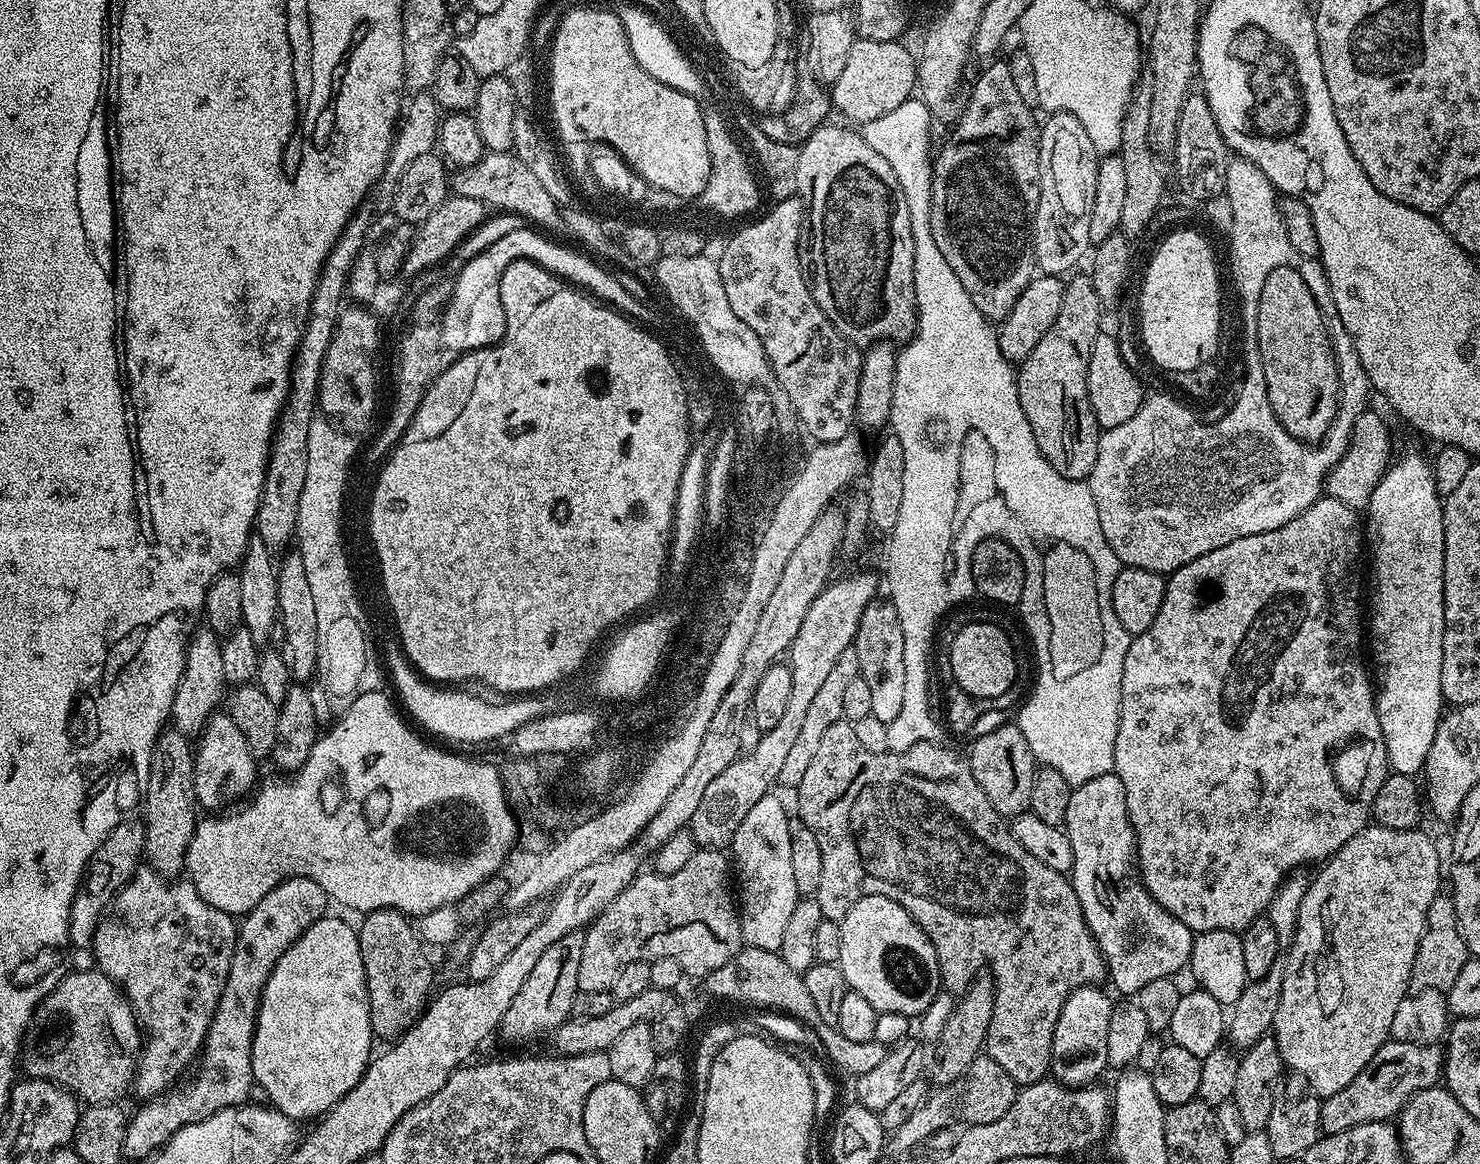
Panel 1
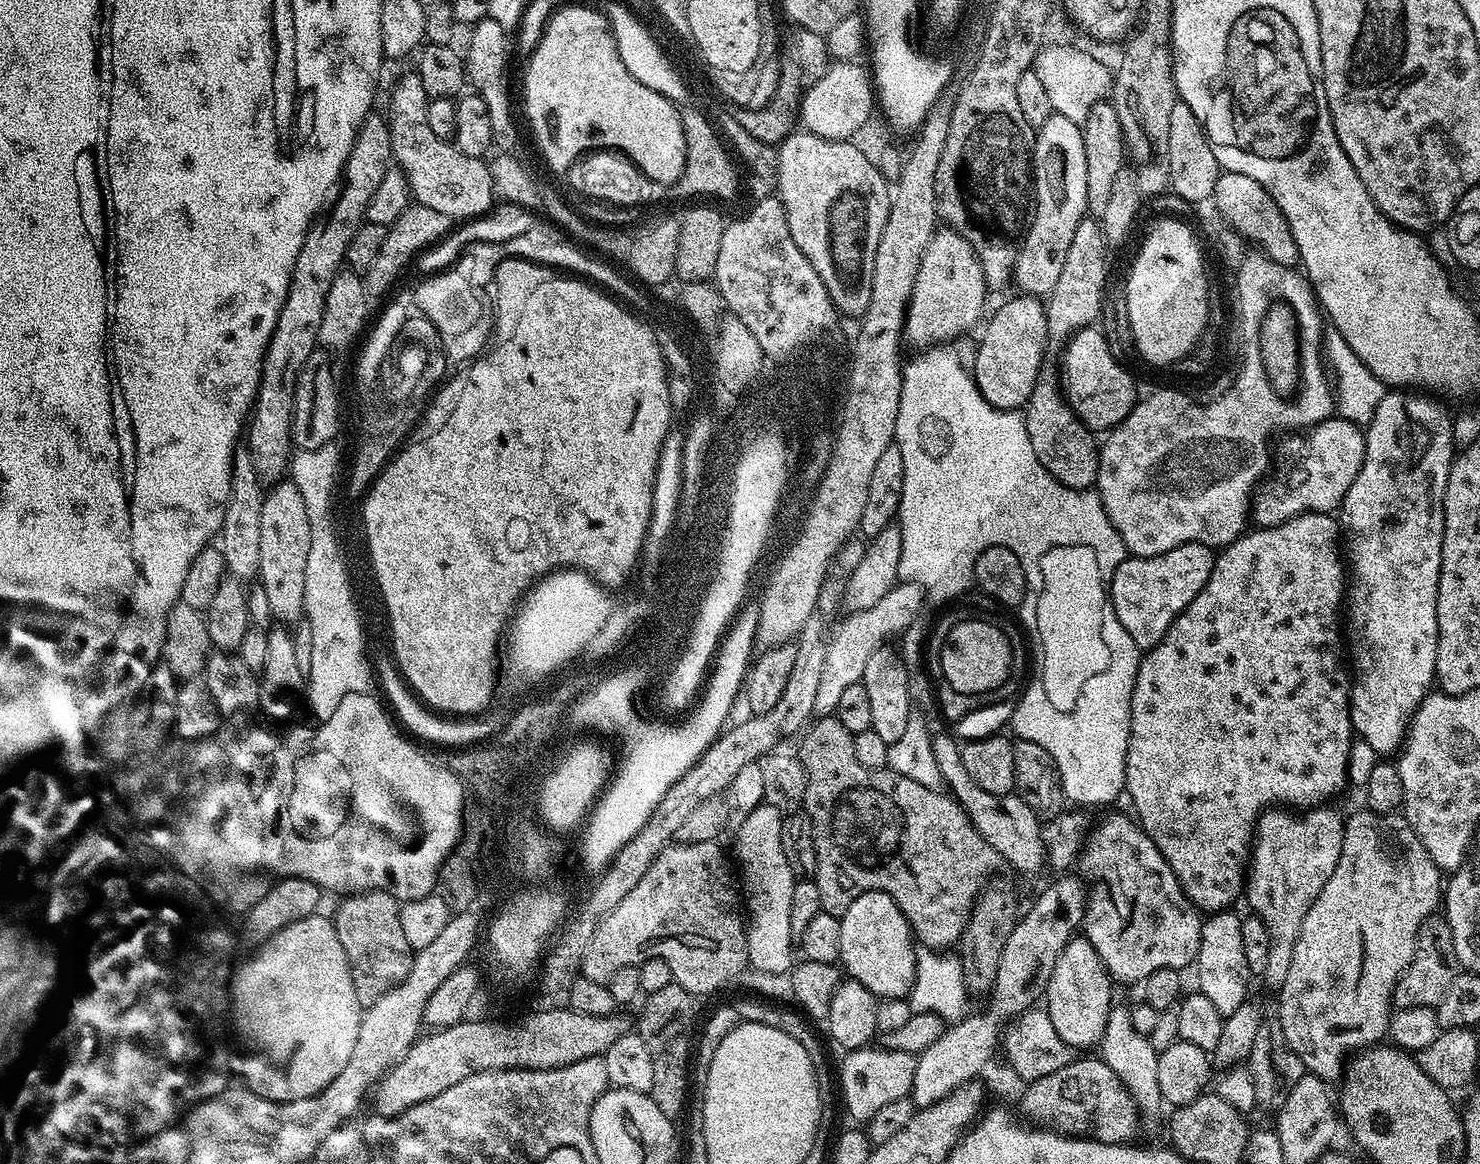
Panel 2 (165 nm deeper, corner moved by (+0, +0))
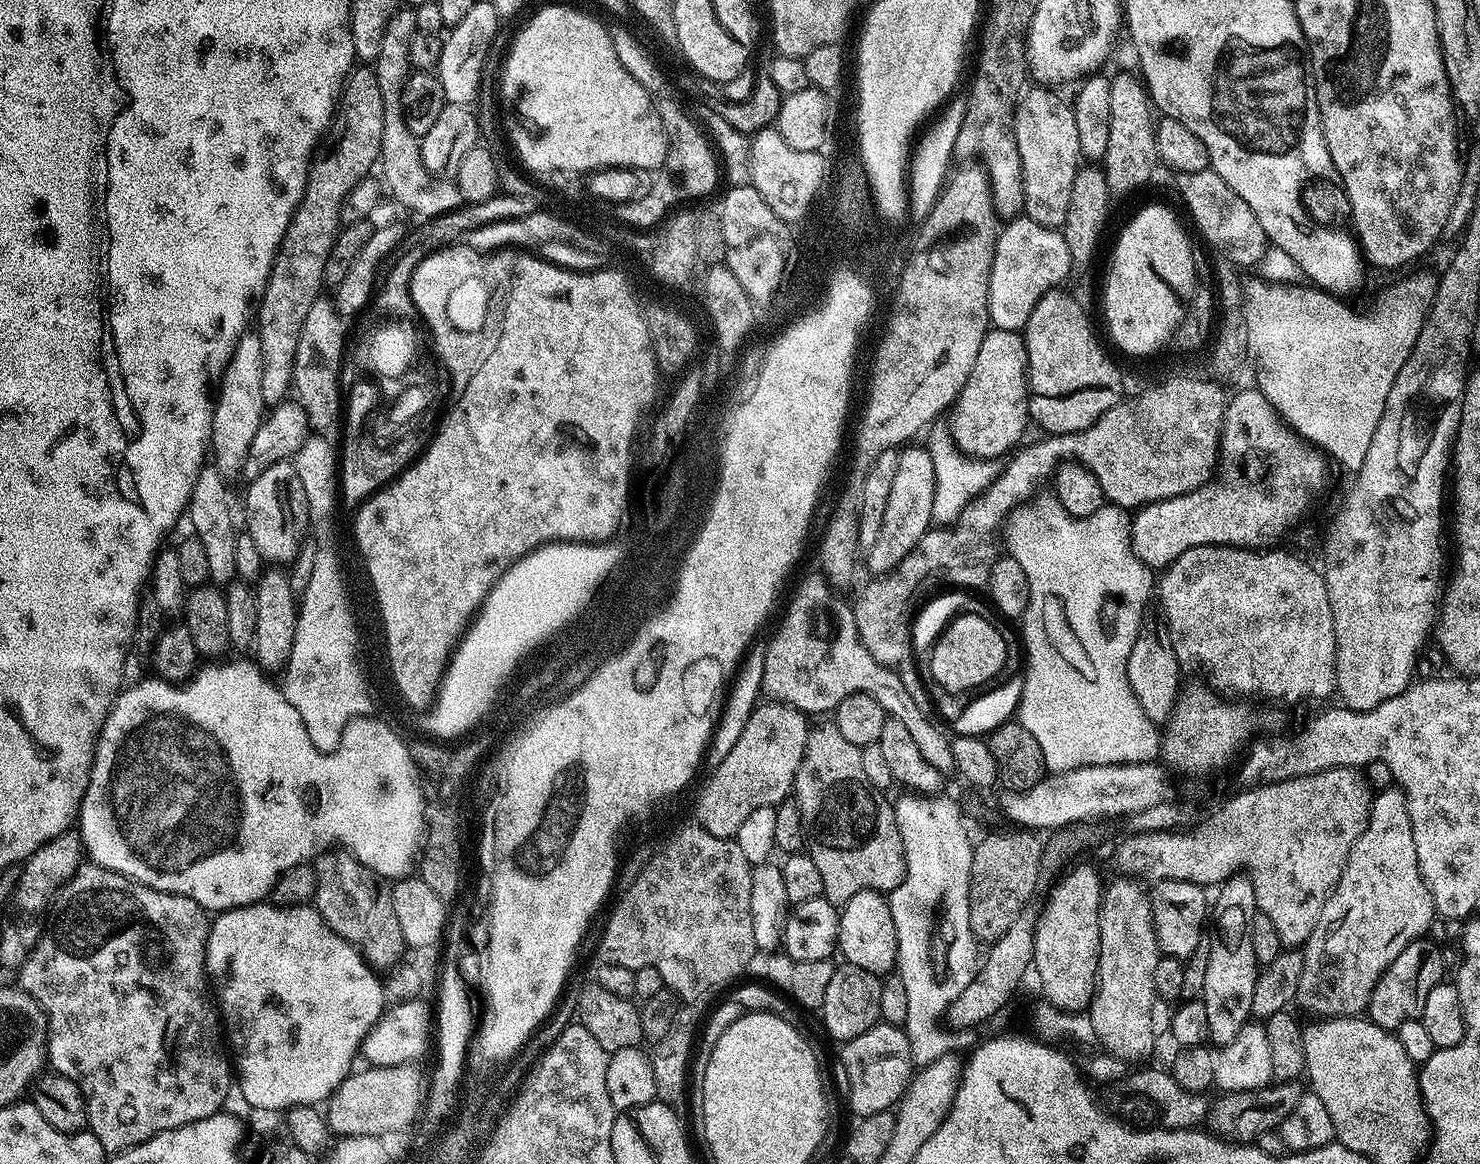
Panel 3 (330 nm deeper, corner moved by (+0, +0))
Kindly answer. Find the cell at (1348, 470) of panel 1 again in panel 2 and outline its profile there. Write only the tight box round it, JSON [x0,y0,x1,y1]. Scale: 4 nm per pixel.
[1250,418,1364,529]

